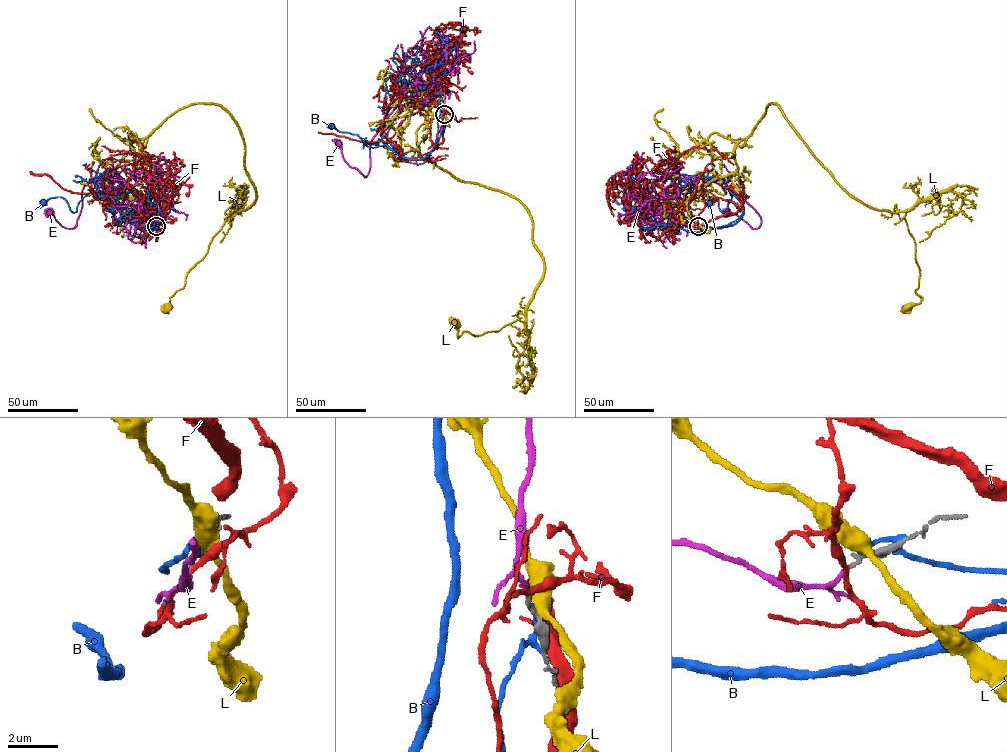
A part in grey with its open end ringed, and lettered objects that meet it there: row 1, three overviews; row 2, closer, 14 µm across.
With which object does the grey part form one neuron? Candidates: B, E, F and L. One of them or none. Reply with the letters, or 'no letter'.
E

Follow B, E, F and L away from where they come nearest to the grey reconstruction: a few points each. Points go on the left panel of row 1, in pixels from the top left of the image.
B: (156, 225), (154, 228), (147, 224), (97, 188), (80, 201), (75, 212), (60, 197), (43, 203)
E: (156, 226), (146, 215), (145, 197), (116, 178), (101, 177), (83, 187), (73, 227), (63, 227), (51, 212)
F: (156, 226), (144, 212), (150, 183), (151, 192), (173, 182), (158, 180), (149, 208)
L: (157, 225), (111, 171), (135, 140), (177, 111), (221, 106), (242, 138), (255, 199), (224, 223), (167, 306)

